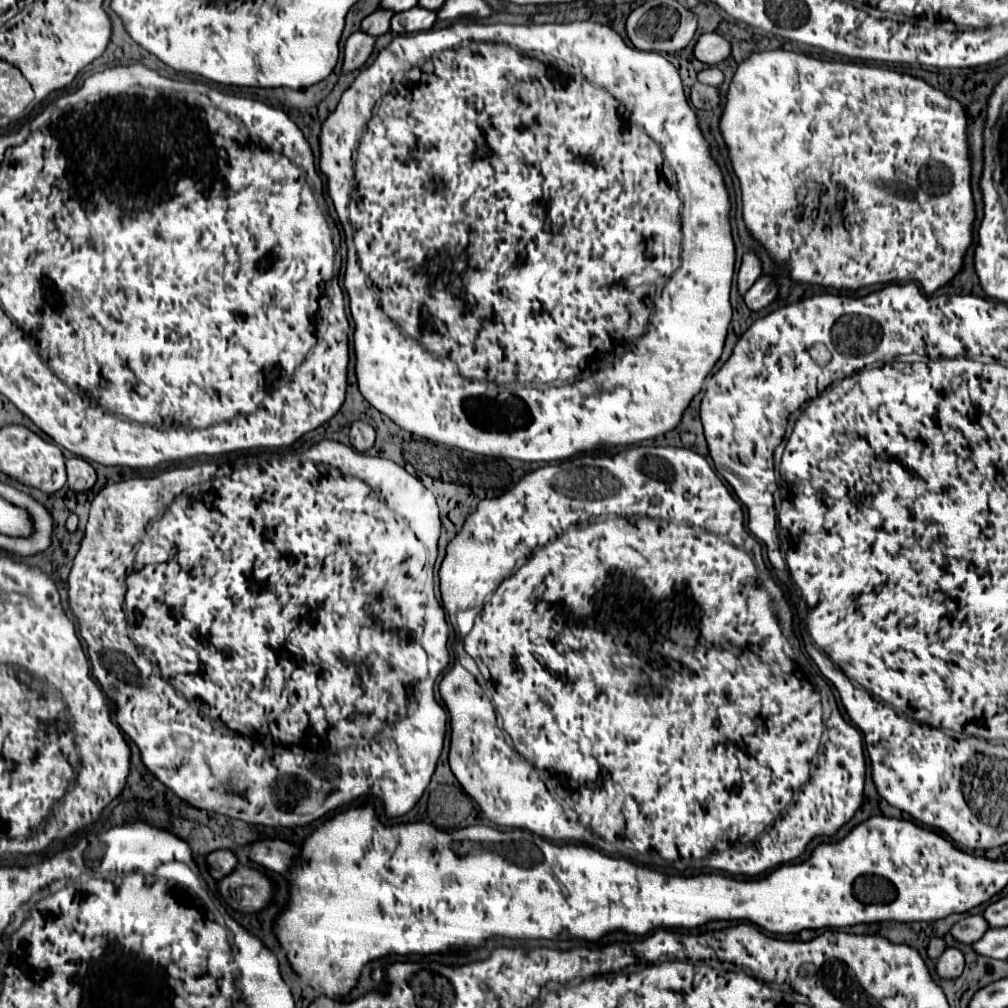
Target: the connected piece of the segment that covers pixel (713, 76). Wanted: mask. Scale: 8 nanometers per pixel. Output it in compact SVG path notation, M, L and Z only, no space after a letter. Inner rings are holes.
M706 67L698 73L698 81L708 83L708 85L722 85L724 83L724 73L718 67Z

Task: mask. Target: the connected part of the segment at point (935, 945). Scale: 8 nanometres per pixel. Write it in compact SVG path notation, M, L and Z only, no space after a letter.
M934 937L934 939L930 941L930 945L928 945L928 957L938 959L938 957L944 953L944 949L946 949L946 941L944 941L942 937Z

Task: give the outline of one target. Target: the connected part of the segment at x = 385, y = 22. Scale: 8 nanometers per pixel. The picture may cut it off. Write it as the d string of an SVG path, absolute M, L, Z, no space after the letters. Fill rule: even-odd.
M378 9L362 21L360 29L366 31L366 33L374 33L378 37L378 35L382 35L390 29L390 19L392 17L394 17L394 13L390 9Z

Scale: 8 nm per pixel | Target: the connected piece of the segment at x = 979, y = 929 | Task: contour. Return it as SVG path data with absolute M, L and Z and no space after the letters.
M970 915L964 917L962 921L958 921L952 927L952 935L962 941L962 943L974 943L978 941L986 931L990 929L990 925L986 923L986 919L982 915Z

